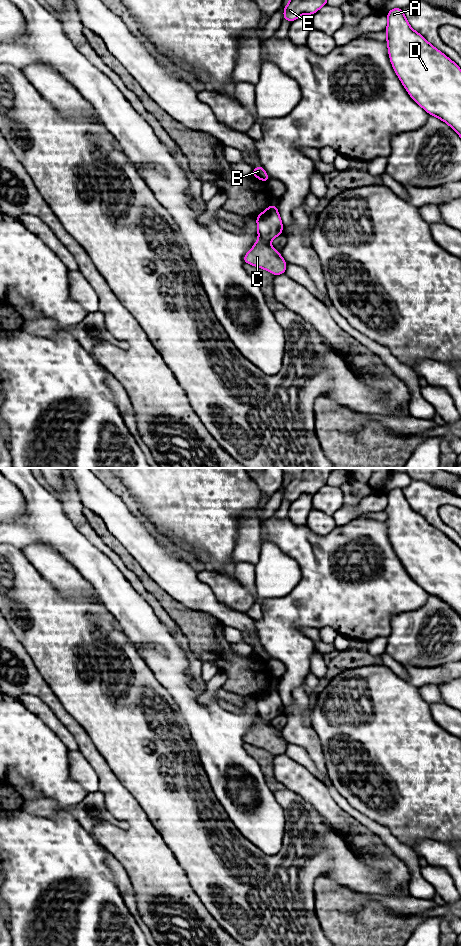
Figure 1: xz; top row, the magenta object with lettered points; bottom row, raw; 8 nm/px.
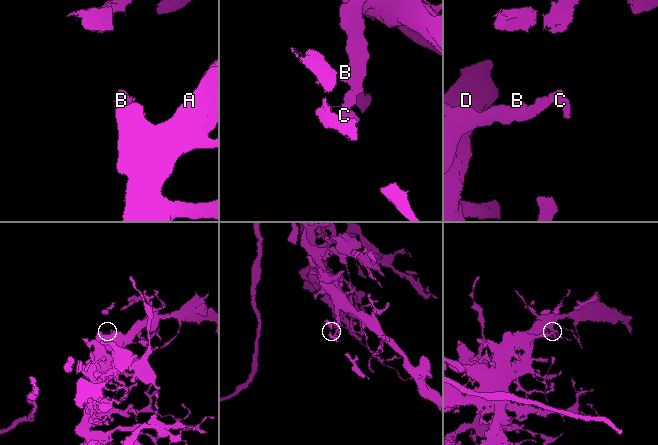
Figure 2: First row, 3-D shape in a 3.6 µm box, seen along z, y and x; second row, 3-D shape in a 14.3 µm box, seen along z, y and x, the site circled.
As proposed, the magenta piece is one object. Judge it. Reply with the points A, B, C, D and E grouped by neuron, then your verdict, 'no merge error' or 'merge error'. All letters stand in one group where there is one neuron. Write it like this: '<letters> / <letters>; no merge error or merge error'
A B D E / C; merge error

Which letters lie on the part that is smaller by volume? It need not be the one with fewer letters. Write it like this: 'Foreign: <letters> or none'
Foreign: C

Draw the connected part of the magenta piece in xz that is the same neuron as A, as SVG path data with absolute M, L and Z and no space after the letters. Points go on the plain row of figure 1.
M393 488L386 495L389 539L404 568L428 594L444 601L461 617L460 547L412 509L403 489Z

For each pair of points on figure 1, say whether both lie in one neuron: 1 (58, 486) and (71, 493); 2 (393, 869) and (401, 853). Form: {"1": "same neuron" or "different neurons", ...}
{"1": "different neurons", "2": "different neurons"}

